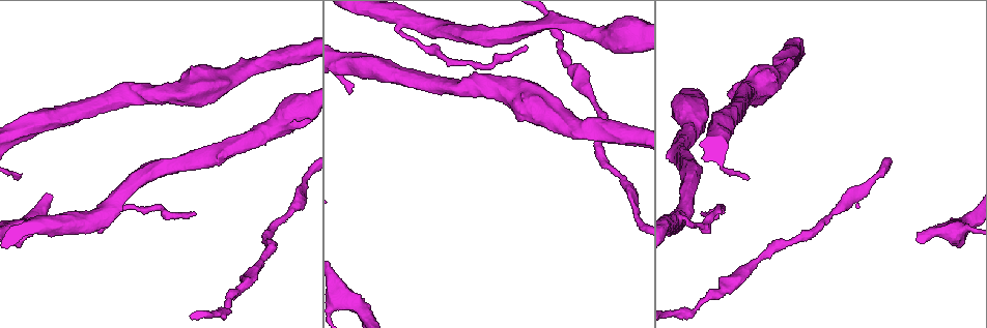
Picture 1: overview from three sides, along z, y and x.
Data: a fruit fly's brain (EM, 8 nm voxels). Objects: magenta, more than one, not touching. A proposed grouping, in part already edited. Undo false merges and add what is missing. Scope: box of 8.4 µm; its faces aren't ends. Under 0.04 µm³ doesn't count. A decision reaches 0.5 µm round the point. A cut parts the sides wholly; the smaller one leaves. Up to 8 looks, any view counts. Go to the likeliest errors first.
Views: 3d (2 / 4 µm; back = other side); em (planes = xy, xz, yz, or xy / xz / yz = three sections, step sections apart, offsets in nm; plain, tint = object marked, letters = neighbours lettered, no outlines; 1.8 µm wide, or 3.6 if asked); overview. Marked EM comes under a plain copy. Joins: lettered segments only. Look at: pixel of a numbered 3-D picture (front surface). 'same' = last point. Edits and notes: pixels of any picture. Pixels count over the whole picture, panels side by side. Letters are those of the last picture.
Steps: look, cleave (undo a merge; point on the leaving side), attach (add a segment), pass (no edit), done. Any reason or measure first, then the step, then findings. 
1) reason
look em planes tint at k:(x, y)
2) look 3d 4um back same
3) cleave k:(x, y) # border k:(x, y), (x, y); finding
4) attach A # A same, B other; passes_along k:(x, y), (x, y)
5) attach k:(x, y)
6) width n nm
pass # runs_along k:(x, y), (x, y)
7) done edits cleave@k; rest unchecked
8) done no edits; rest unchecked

long arm stops here
look em planes letters at 1:(704, 212)

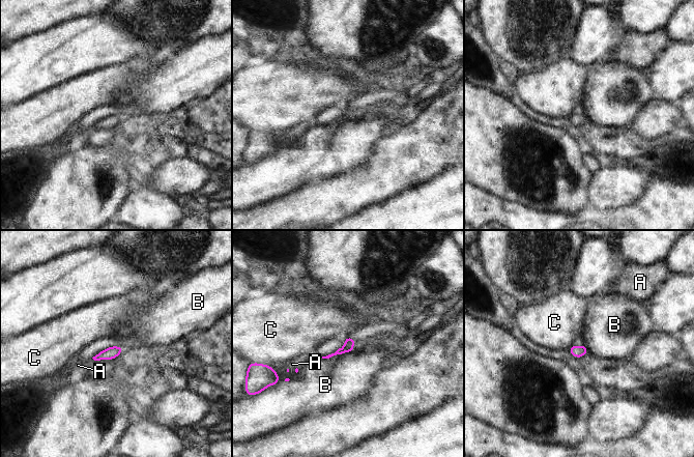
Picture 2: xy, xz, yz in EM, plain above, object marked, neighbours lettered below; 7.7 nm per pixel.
pass # A other, B other, C other; border 2:(353, 349), (328, 358), (321, 358); none of them fits

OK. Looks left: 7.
branch stops here
look 3d 4um at 1:(746, 179)

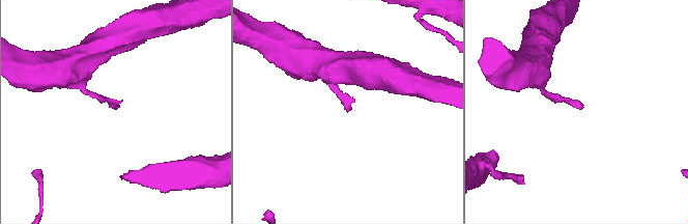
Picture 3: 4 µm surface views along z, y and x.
look em 3.6um planes letters at 3:(116, 107)

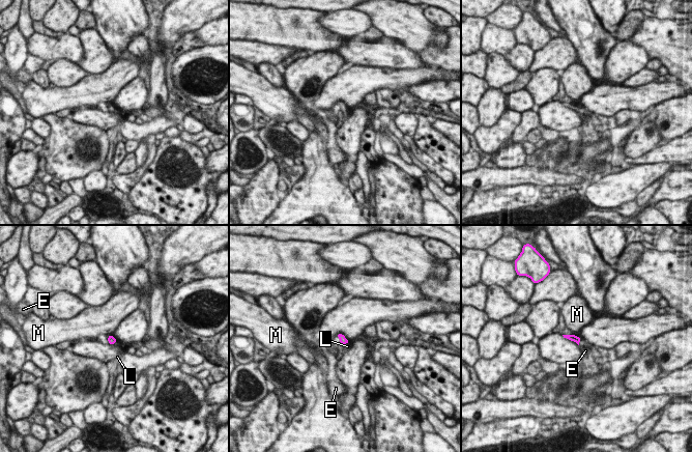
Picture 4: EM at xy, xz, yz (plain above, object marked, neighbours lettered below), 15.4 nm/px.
width 100 nm; longest_contact L 120 nm
attach L # E other, L same, M other; the neuron continues

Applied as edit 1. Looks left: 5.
look overview

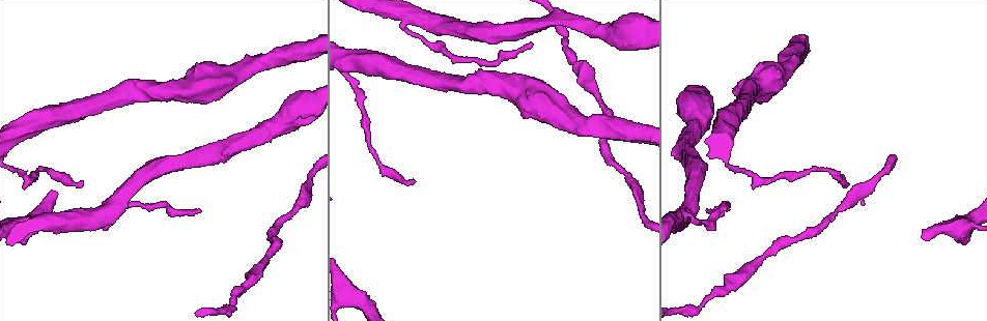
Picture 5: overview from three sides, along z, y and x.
end of a long branch
look em xz step 4 letters at 5:(82, 183)

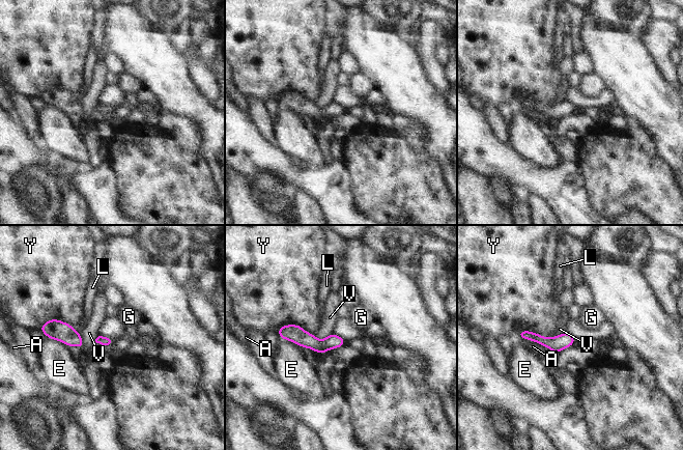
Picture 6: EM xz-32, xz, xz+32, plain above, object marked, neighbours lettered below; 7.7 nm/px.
longest_contact Y 320 nm
pass # A other, E other, G other, L other, V other, Y other; runs_along 6:(281, 331), (313, 343), (342, 342); no lettered segment goes on from it

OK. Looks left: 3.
done edits attach@4; rest unchecked

